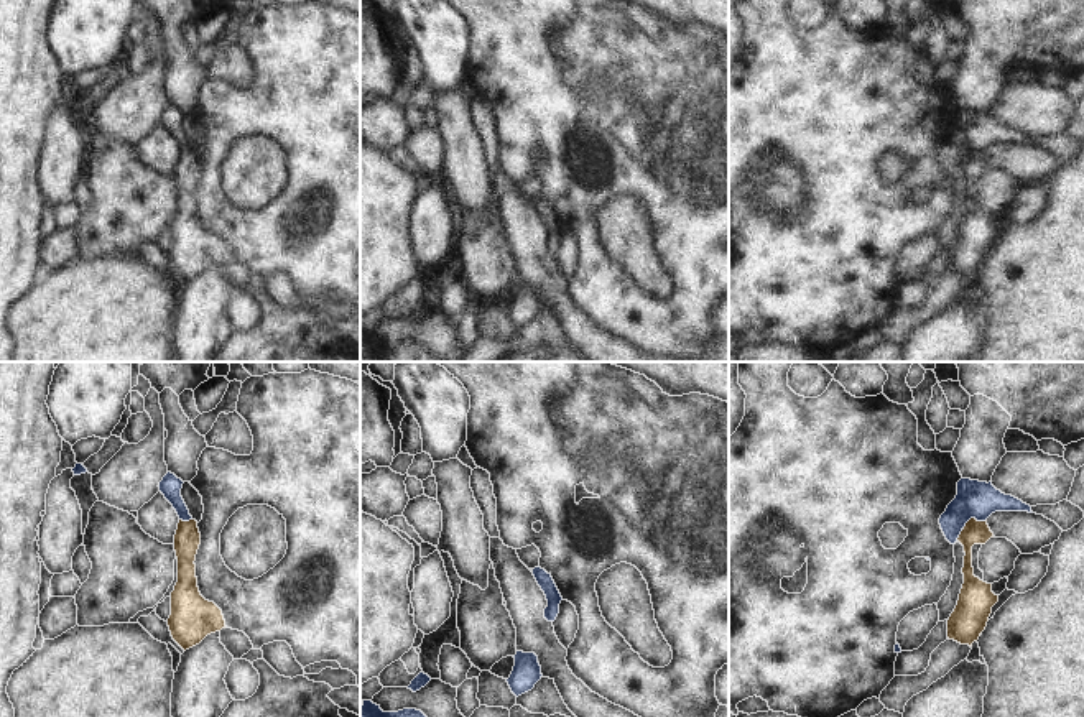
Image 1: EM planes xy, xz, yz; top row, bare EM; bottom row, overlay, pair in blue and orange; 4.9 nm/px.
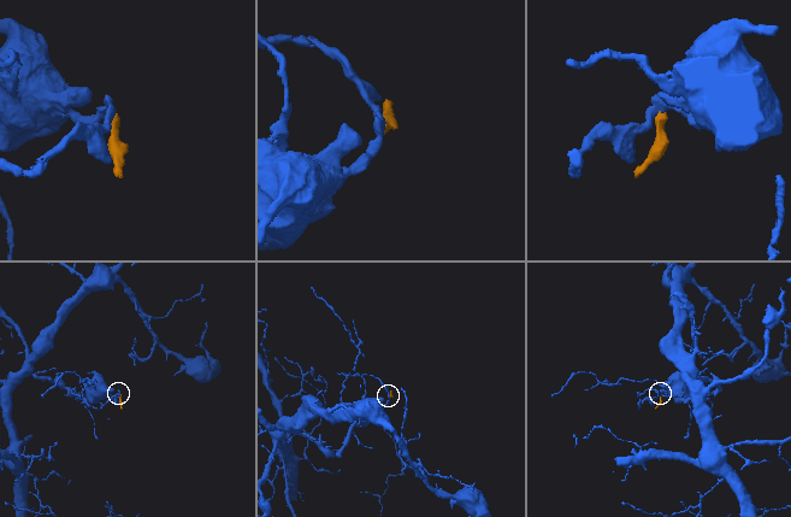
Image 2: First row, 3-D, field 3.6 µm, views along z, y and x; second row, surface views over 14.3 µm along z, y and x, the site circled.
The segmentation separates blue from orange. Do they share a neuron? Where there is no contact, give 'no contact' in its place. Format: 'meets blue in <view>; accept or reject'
meets blue in yz; accept

